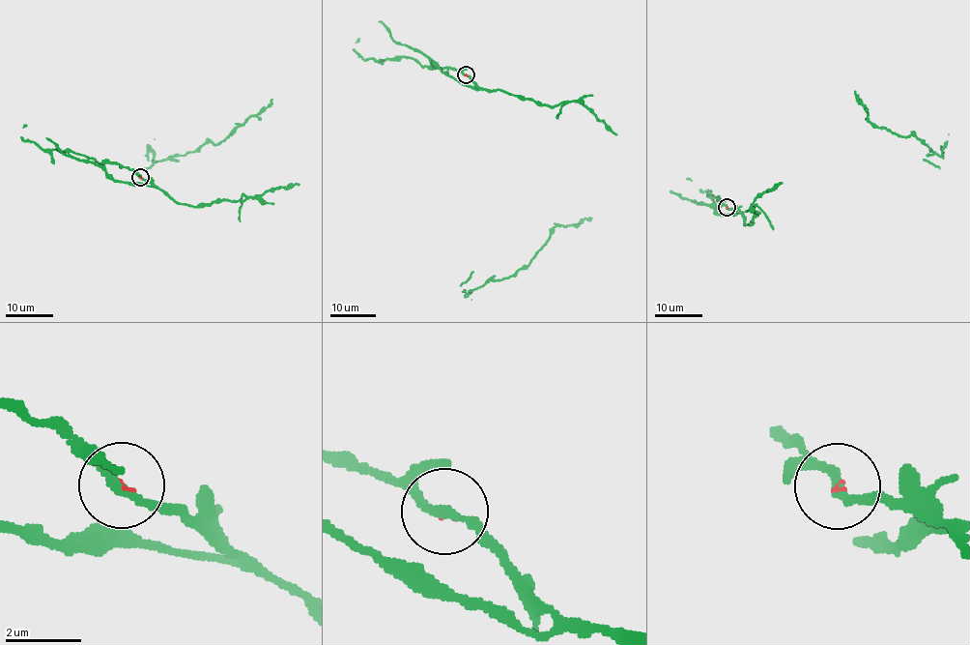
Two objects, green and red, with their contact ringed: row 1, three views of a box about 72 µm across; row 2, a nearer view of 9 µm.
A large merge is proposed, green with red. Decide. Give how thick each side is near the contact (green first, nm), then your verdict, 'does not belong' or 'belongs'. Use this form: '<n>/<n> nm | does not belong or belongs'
200/80 nm | does not belong

